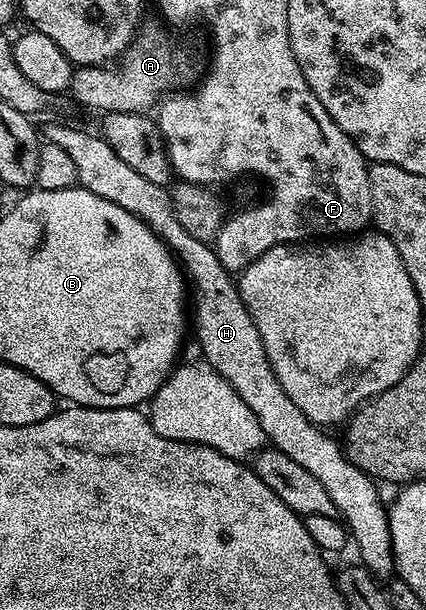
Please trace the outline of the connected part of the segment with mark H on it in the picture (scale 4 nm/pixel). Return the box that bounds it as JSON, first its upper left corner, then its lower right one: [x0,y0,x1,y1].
[41,123,395,577]

